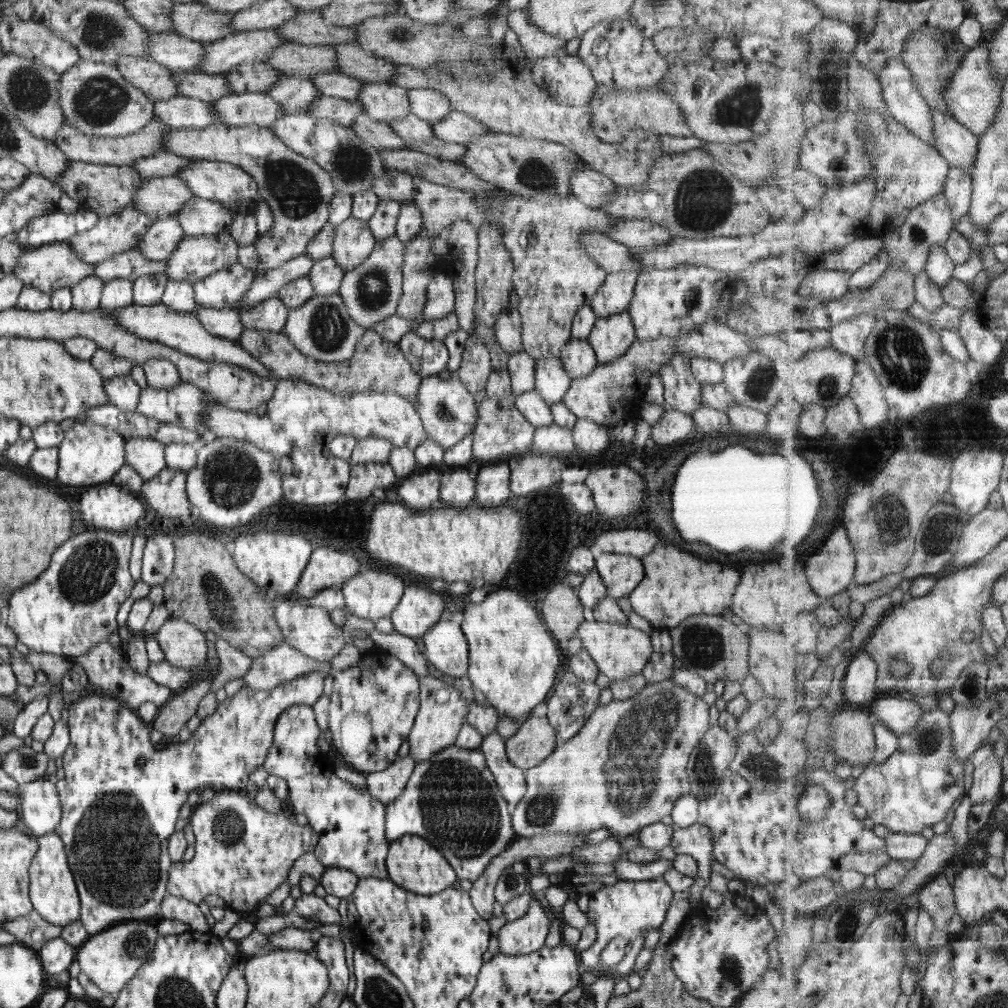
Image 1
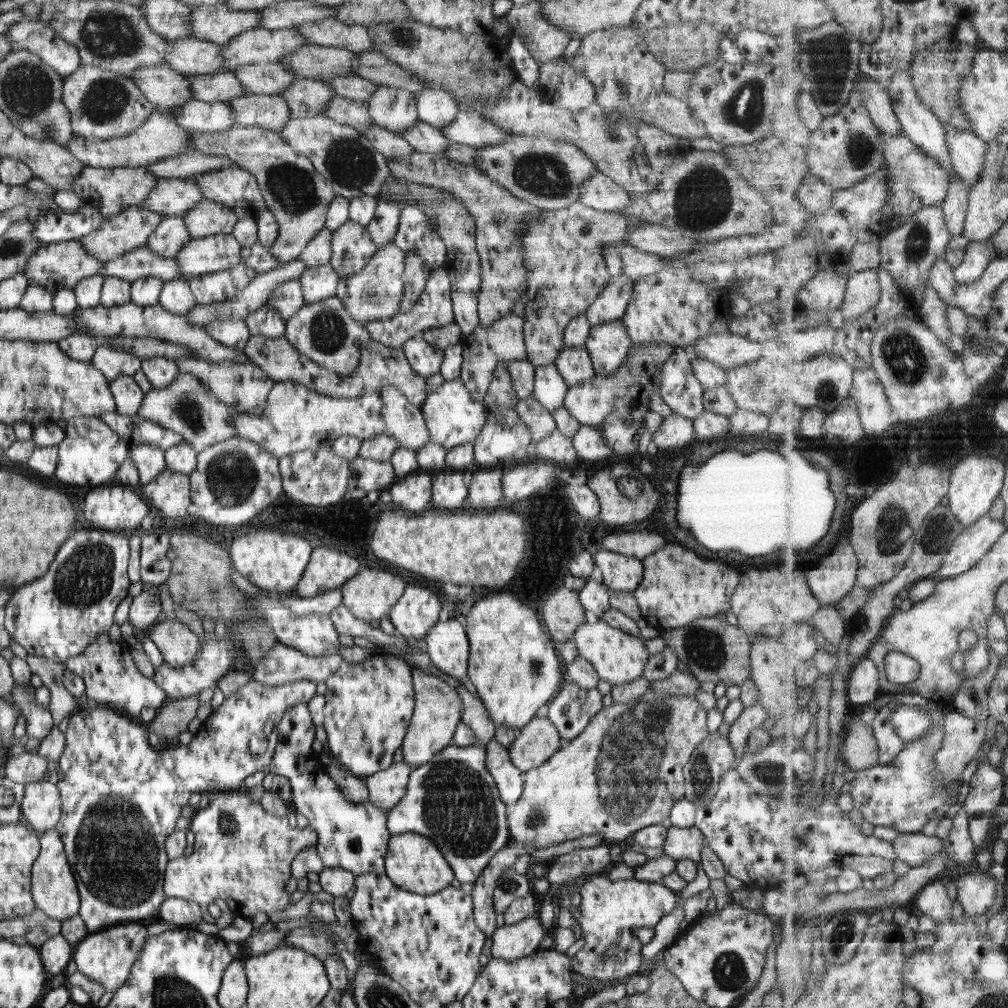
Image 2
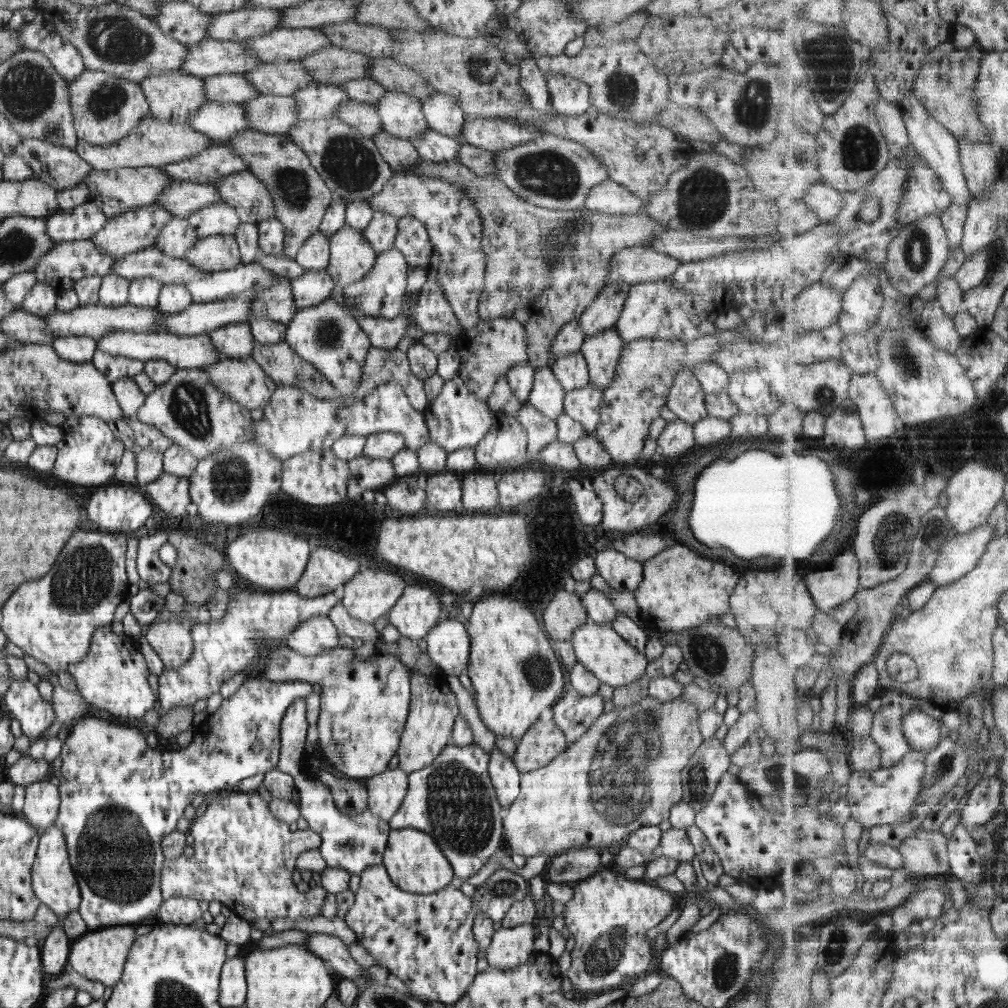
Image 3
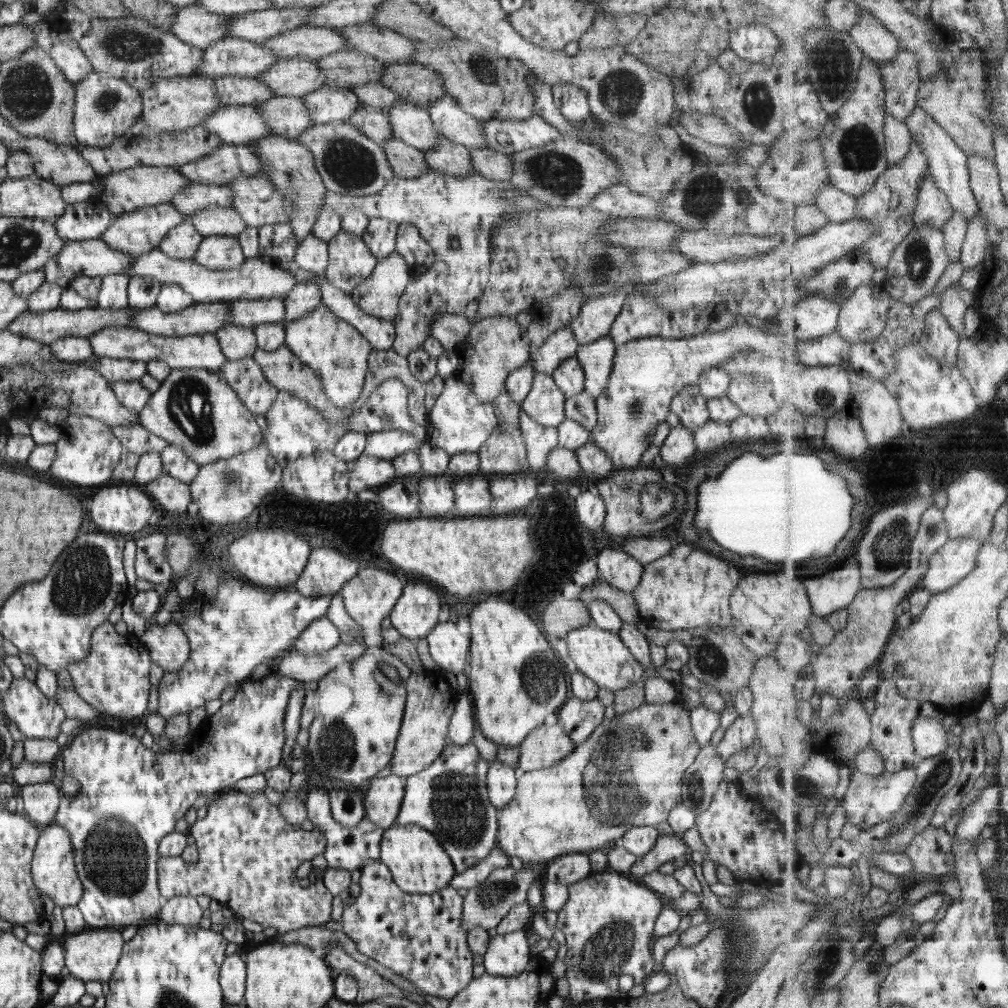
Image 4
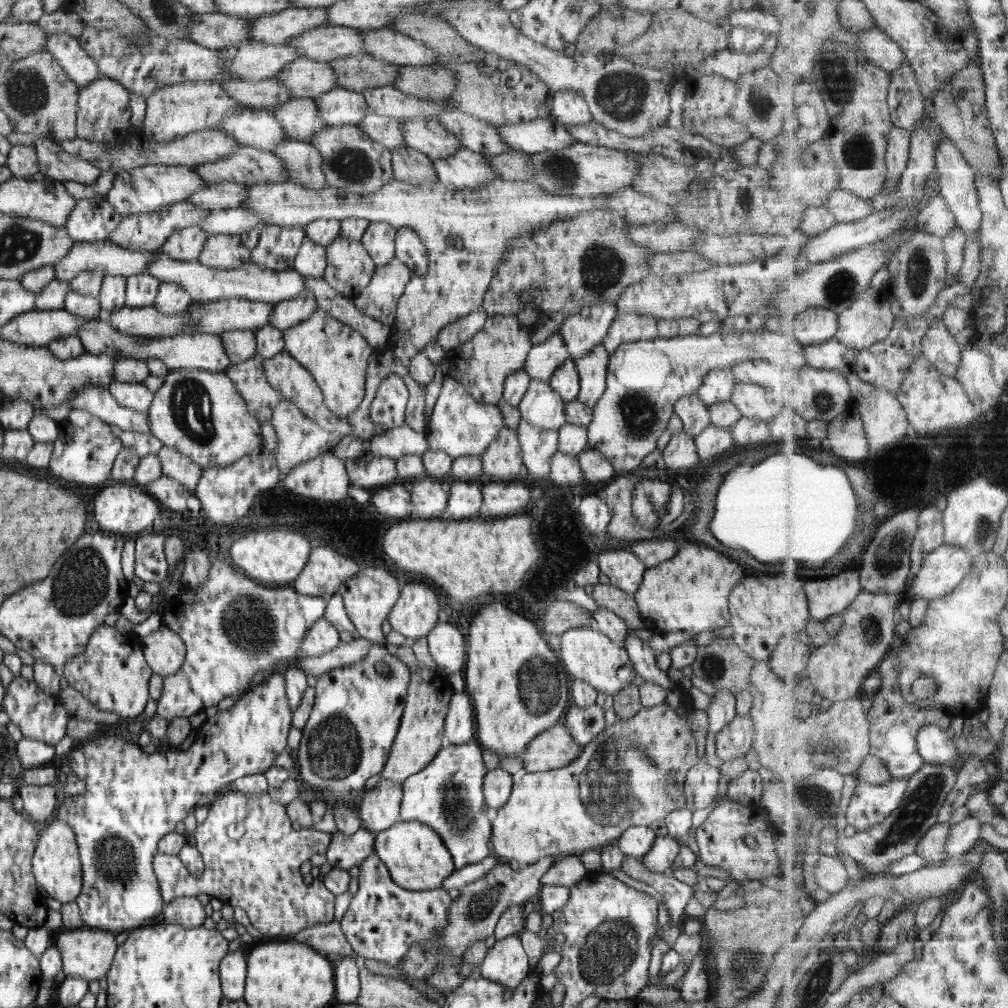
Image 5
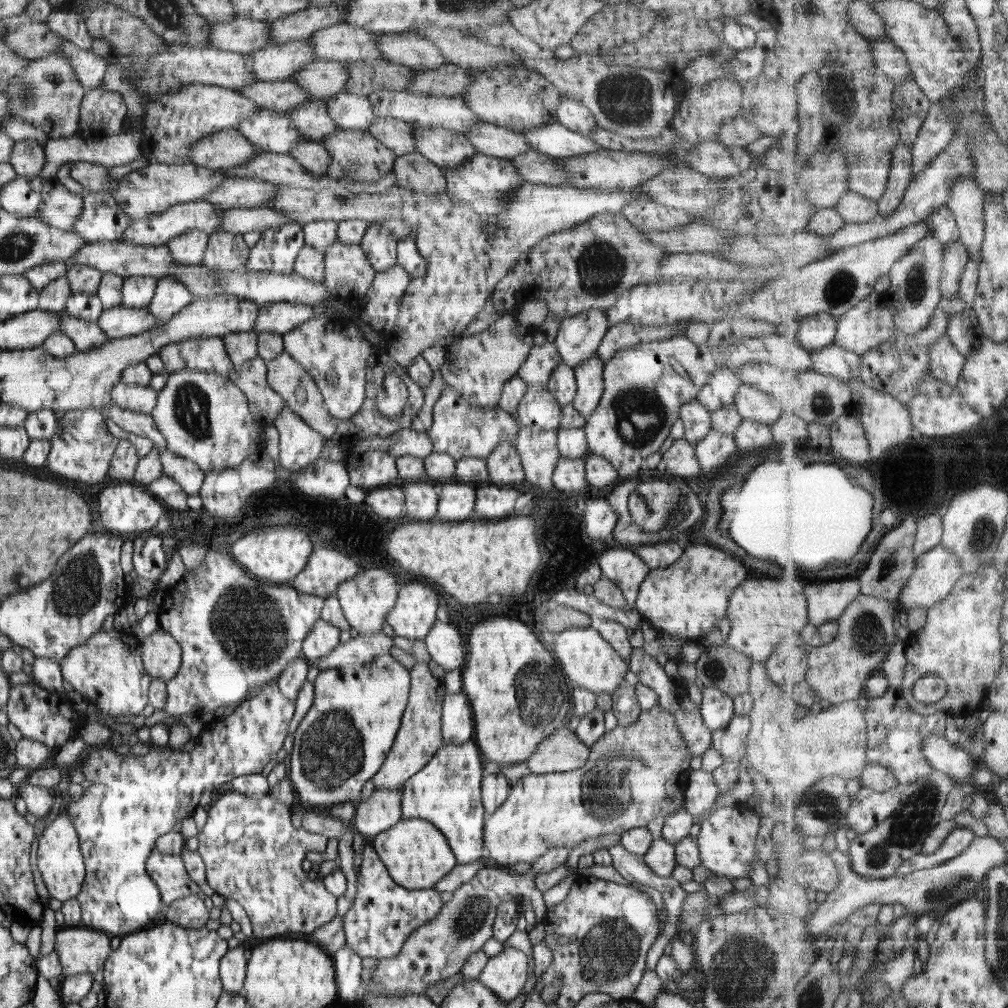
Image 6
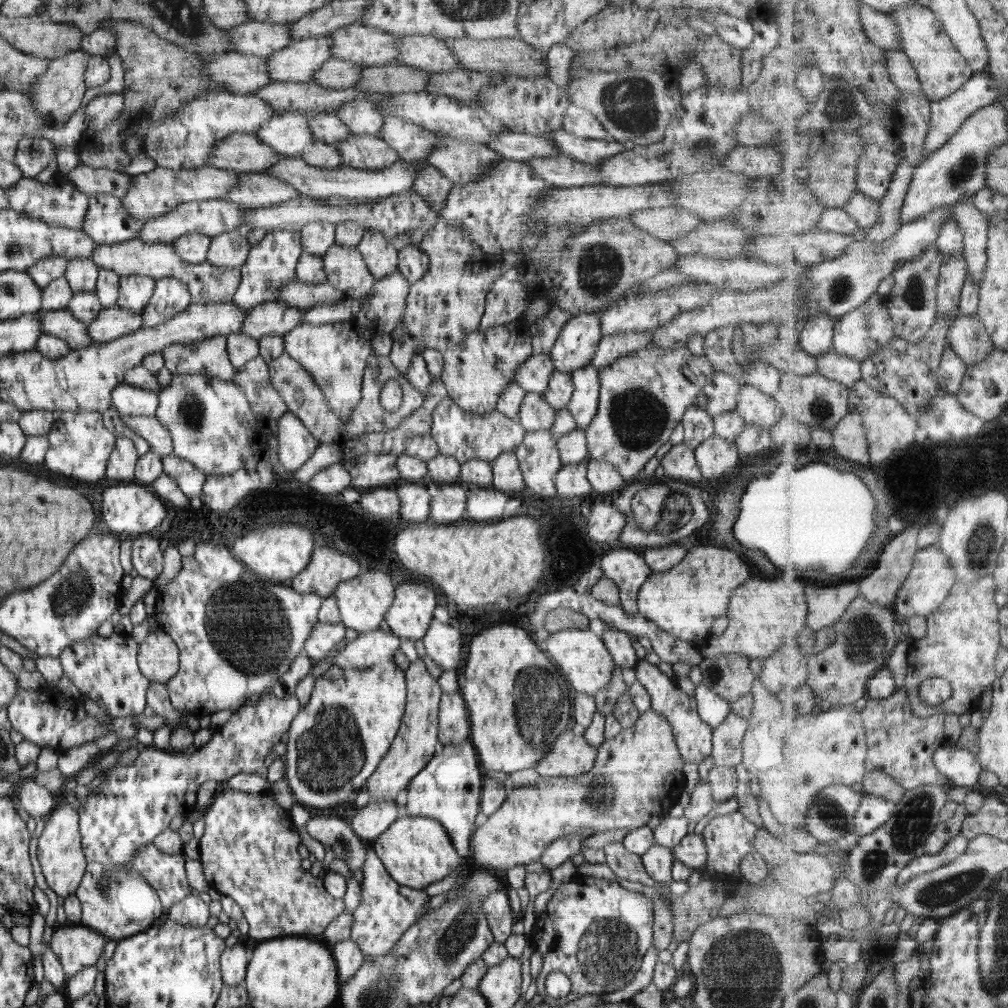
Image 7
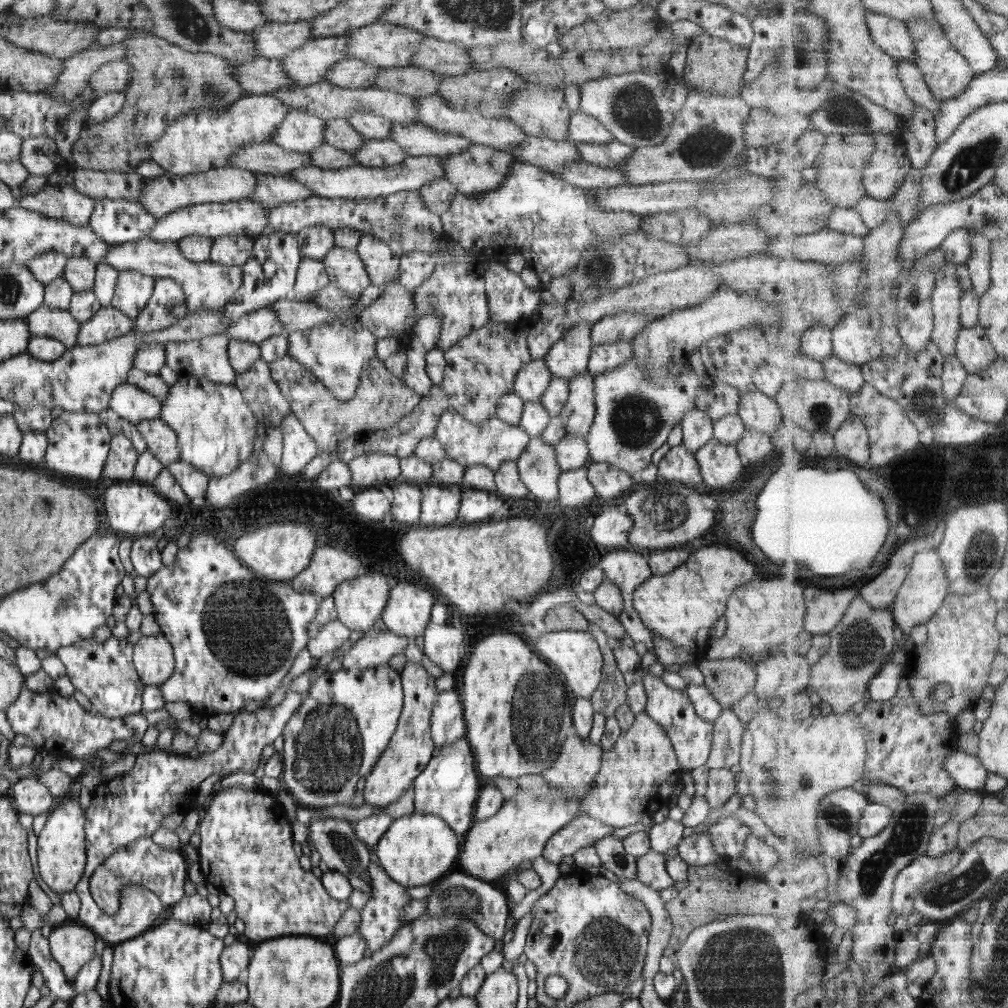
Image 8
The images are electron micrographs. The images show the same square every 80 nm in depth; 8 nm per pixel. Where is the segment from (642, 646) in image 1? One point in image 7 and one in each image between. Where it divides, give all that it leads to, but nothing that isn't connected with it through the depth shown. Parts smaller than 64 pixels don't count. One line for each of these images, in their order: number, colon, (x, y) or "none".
2: (617, 657)
3: (599, 648)
4: (600, 655)
5: (588, 655)
6: (589, 662)
7: (582, 656)

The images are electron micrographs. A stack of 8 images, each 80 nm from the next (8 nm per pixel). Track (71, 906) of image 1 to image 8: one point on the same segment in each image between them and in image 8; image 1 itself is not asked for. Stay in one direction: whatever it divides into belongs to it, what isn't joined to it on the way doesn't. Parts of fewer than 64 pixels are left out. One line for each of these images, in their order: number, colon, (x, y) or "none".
2: (53, 886)
3: (52, 878)
4: (55, 875)
5: (56, 866)
6: (59, 859)
7: (59, 851)
8: (61, 847)

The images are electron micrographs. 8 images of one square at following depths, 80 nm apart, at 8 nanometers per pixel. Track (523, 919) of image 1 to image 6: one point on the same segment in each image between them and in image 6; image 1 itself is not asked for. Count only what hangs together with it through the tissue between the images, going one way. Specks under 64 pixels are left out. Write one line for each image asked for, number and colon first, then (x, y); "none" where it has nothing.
2: (510, 942)
3: (509, 948)
4: (507, 955)
5: (506, 962)
6: (505, 974)

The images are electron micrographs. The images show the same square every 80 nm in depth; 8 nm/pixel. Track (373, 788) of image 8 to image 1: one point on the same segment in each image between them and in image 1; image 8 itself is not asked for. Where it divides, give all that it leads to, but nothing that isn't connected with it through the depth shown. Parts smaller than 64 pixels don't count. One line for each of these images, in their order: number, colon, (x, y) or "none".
1: (442, 711)
2: (438, 709)
3: (433, 709)
4: (430, 701)
5: (421, 735)
6: (419, 737)
7: (416, 742)

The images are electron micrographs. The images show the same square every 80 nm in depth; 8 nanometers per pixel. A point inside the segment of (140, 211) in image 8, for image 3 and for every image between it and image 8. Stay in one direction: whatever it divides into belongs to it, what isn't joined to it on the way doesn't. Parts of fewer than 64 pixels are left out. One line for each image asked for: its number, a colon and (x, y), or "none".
3: (82, 222)
4: (81, 221)
5: (92, 219)
6: (102, 218)
7: (107, 221)

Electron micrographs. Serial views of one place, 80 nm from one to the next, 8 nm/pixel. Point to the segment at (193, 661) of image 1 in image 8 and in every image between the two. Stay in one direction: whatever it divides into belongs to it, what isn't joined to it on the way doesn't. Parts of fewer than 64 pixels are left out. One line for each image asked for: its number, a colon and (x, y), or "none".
2: (178, 644)
3: (172, 642)
4: (168, 646)
5: (164, 651)
6: (161, 655)
7: (158, 658)
8: (153, 657)

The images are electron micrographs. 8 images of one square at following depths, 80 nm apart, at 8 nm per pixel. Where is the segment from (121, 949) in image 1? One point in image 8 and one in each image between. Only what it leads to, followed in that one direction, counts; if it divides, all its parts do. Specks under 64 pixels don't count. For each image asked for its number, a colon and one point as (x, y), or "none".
2: (107, 957)
3: (100, 955)
4: (93, 954)
5: (86, 953)
6: (80, 950)
7: (75, 946)
8: (72, 946)

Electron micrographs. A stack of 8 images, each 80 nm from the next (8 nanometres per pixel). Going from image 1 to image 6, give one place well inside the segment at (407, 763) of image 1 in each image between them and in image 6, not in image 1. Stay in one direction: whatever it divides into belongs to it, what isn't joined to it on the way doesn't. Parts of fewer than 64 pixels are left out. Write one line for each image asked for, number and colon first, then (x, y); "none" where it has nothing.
2: (386, 788)
3: (385, 792)
4: (382, 799)
5: (379, 809)
6: (380, 811)

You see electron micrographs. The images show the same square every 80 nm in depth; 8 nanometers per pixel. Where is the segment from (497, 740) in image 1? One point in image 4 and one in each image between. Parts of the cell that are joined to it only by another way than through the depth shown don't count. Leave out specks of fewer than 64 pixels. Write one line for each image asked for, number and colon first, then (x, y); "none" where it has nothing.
2: (509, 780)
3: (505, 777)
4: (501, 780)

